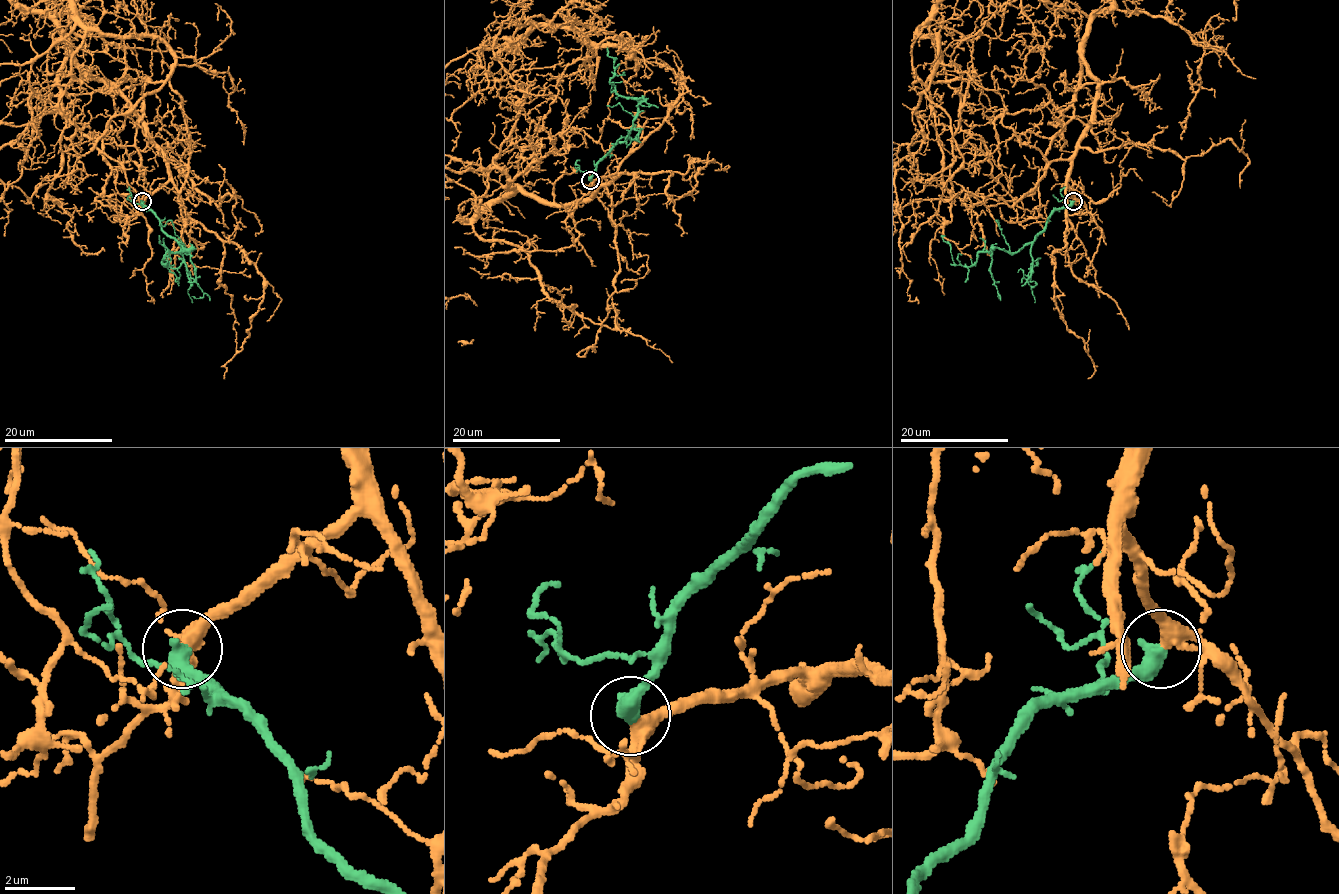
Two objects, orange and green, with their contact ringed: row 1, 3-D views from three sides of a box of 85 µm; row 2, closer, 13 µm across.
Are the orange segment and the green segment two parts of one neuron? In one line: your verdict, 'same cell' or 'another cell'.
same cell

